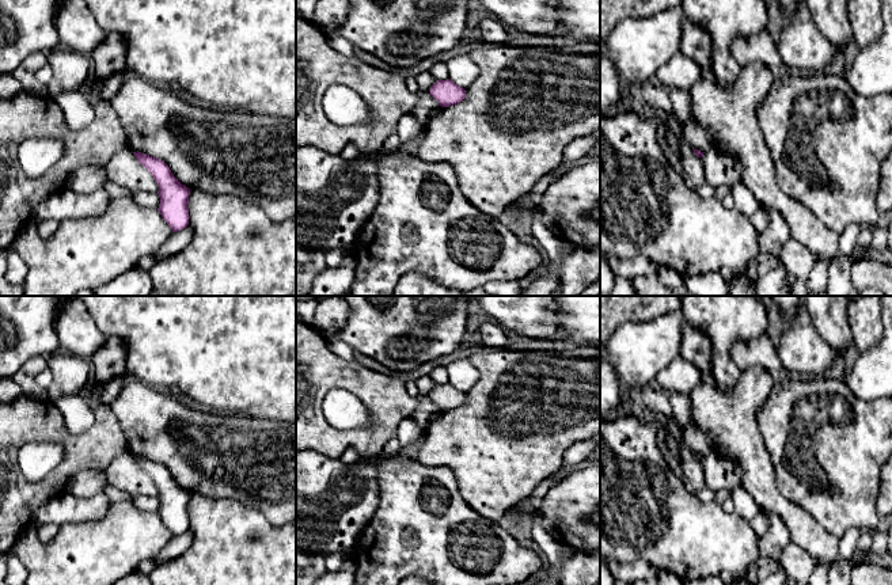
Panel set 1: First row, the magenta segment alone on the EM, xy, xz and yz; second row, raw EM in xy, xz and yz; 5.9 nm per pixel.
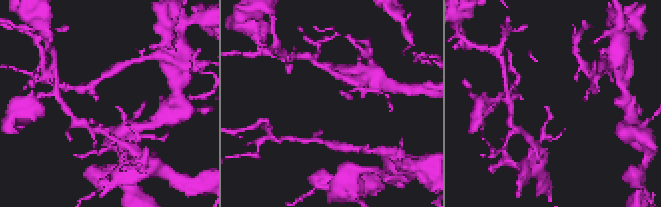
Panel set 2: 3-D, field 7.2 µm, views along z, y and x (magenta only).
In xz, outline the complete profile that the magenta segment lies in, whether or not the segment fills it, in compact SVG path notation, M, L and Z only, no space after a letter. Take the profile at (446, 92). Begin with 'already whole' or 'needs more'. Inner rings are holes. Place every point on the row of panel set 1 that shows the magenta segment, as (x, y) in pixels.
already whole; M437 80L429 90L429 94L440 103L448 107L460 103L466 98L466 90L456 86L452 80Z

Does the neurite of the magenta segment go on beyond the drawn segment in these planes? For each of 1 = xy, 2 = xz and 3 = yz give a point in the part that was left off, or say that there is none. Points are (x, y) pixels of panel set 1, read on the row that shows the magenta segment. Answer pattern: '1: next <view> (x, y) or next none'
1: next none
2: next none
3: next none

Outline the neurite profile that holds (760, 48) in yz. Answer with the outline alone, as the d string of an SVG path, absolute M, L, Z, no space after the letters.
M767 30L749 37L735 38L730 43L730 54L740 67L745 67L751 62L760 62L778 75L786 71L777 42Z

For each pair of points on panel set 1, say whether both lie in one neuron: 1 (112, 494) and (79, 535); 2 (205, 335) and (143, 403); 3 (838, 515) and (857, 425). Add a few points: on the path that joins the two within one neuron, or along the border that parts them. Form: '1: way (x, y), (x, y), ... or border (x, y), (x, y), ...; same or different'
1: border (129, 500), (112, 502); different
2: border (124, 379), (136, 378), (155, 388); different
3: way (838, 493), (838, 466), (857, 447); same

